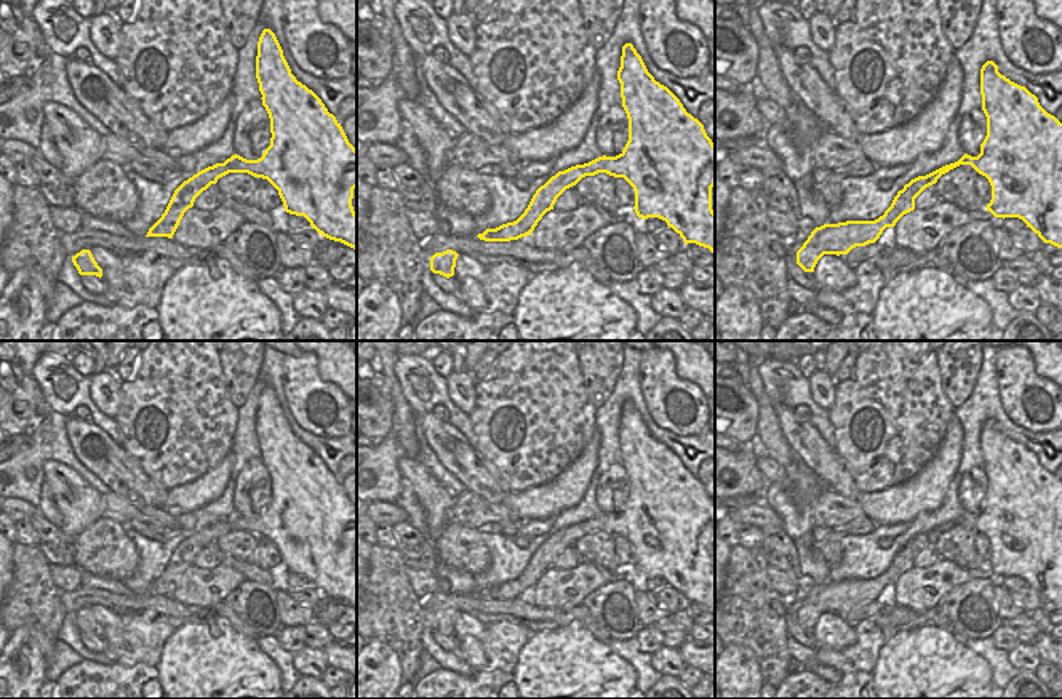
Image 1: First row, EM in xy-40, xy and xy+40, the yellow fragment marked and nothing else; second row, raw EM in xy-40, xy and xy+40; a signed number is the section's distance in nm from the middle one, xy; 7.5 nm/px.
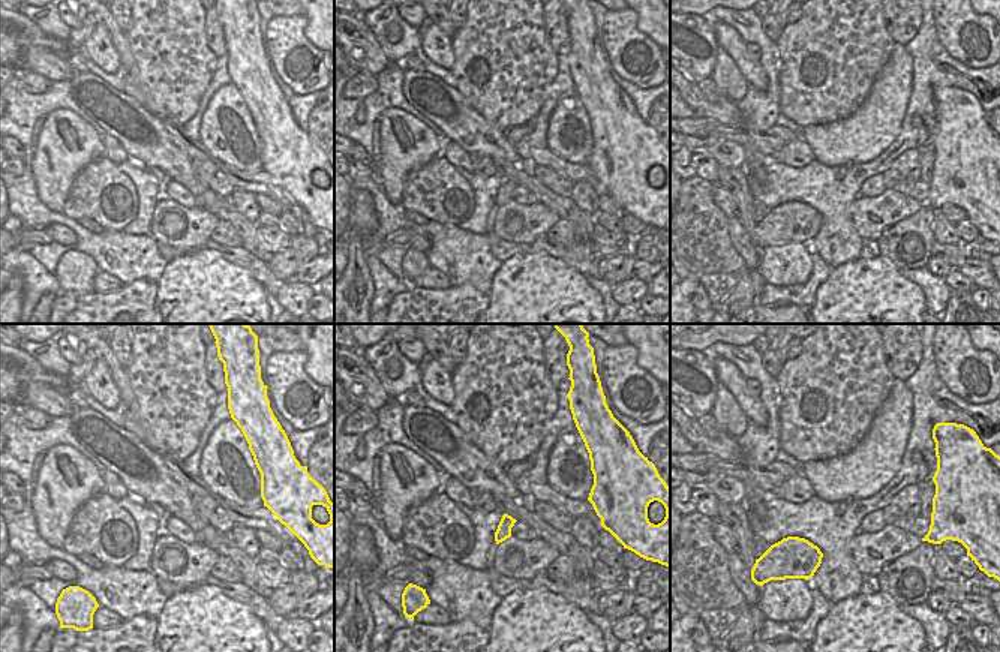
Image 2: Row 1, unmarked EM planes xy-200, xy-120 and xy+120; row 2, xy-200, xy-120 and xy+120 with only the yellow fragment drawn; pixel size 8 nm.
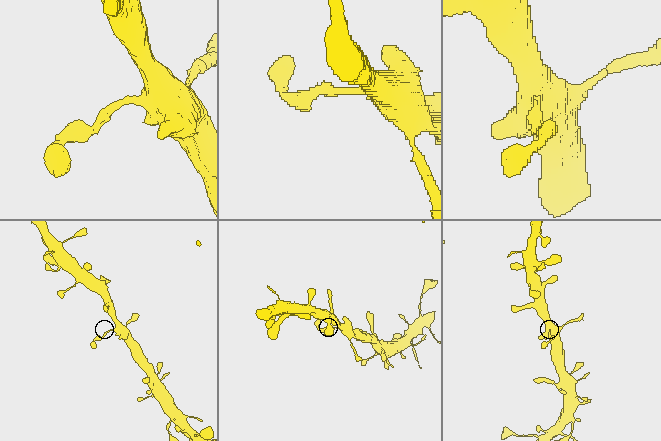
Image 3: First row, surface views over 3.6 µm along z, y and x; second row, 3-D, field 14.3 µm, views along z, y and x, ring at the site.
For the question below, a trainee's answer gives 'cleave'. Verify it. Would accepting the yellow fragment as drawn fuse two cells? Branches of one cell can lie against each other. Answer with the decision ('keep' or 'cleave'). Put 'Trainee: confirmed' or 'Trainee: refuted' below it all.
keep
Trainee: refuted

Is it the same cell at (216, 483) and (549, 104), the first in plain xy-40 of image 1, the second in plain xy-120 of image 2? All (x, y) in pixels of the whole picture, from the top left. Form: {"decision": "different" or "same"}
{"decision": "different"}

